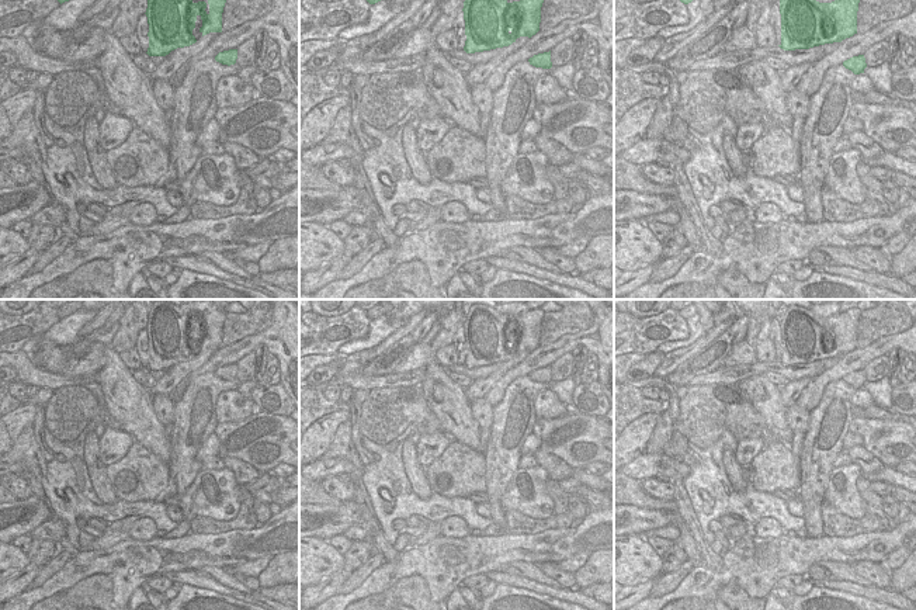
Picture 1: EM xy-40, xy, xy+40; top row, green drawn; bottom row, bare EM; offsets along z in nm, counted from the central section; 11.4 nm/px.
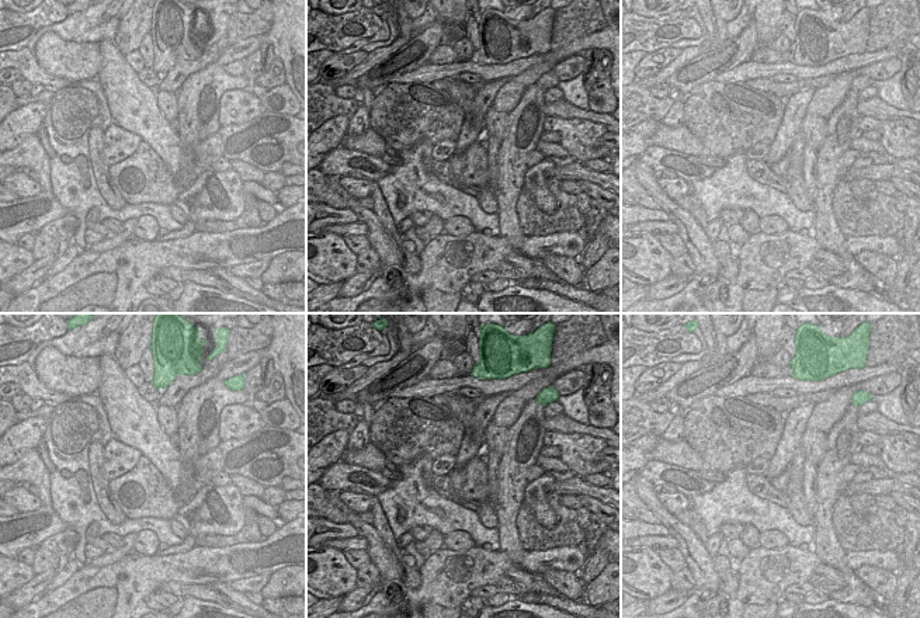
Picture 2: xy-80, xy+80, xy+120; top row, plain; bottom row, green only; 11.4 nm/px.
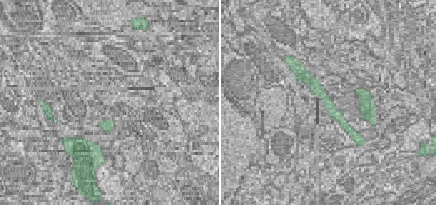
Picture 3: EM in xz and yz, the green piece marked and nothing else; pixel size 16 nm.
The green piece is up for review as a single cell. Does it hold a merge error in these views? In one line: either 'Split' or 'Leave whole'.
Split.

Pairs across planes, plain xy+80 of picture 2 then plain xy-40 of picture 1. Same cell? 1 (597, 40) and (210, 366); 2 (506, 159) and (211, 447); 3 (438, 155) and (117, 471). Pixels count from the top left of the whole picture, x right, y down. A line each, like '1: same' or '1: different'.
1: same
2: different
3: different

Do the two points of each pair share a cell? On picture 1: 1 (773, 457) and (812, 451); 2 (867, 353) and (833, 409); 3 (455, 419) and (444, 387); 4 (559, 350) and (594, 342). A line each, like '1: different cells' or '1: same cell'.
1: different cells
2: different cells
3: same cell
4: same cell

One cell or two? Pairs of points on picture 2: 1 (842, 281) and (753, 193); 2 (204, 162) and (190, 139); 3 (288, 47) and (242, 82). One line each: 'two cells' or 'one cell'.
1: two cells
2: two cells
3: two cells

